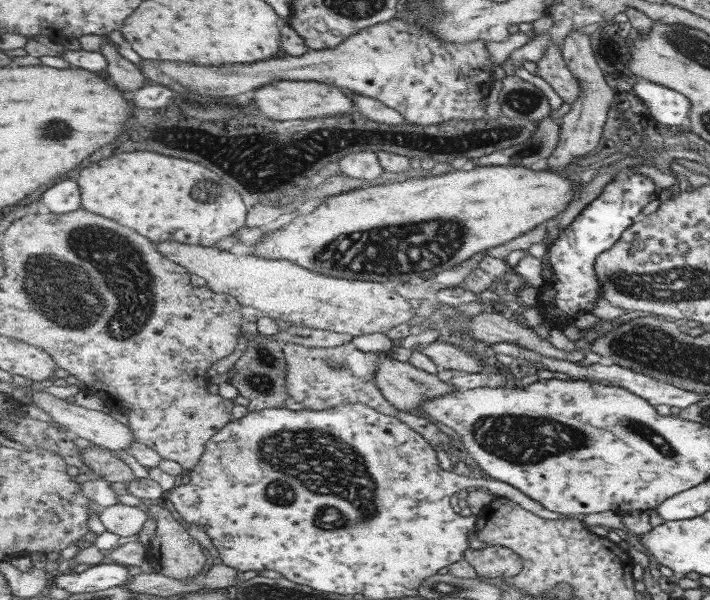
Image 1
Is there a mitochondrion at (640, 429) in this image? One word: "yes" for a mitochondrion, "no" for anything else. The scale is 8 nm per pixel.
yes

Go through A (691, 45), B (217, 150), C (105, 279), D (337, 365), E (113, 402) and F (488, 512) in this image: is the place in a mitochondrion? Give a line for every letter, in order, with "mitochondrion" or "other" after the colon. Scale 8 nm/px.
A: mitochondrion
B: mitochondrion
C: mitochondrion
D: mitochondrion
E: other
F: other

